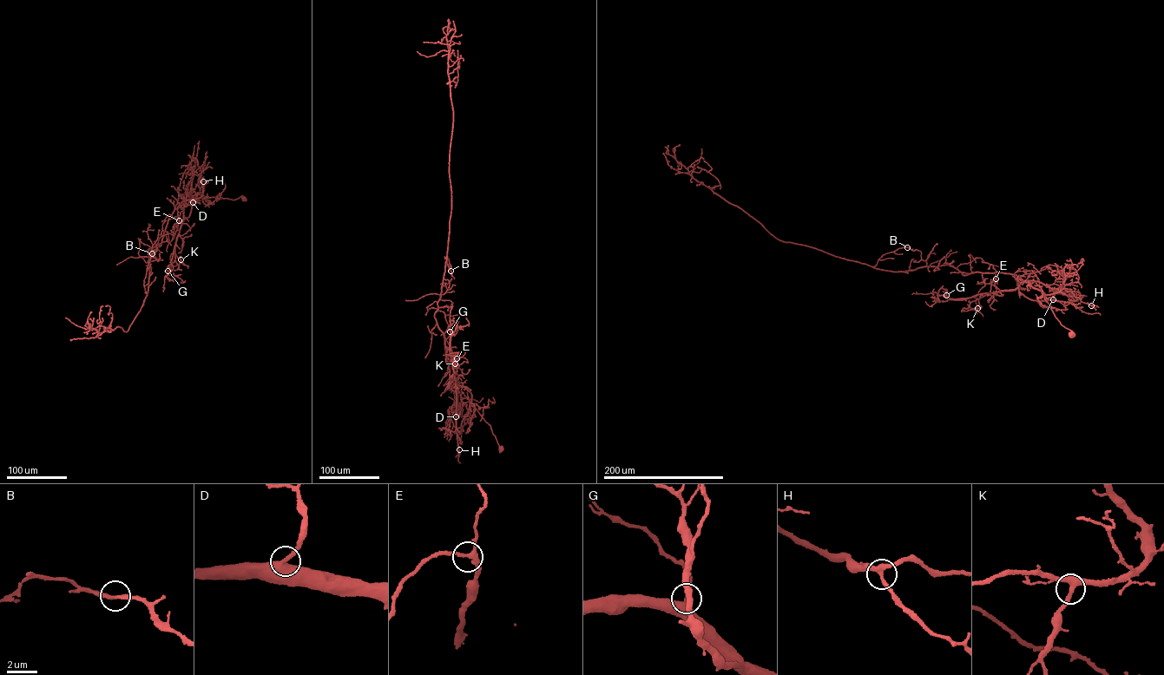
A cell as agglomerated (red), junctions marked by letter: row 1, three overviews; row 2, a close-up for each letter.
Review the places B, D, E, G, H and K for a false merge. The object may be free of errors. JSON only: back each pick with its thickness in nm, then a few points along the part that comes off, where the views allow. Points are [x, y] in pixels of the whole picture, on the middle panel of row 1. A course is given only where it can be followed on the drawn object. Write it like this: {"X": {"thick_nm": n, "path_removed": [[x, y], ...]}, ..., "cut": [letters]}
{"cut": []}

